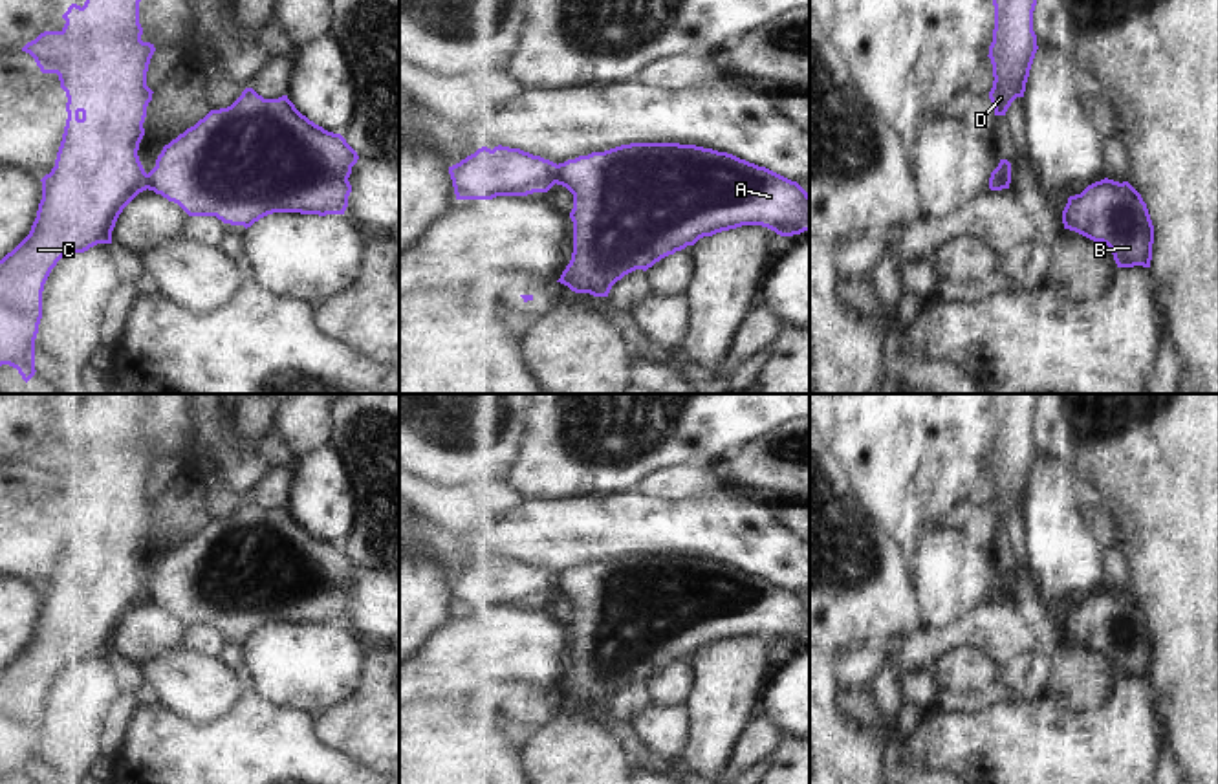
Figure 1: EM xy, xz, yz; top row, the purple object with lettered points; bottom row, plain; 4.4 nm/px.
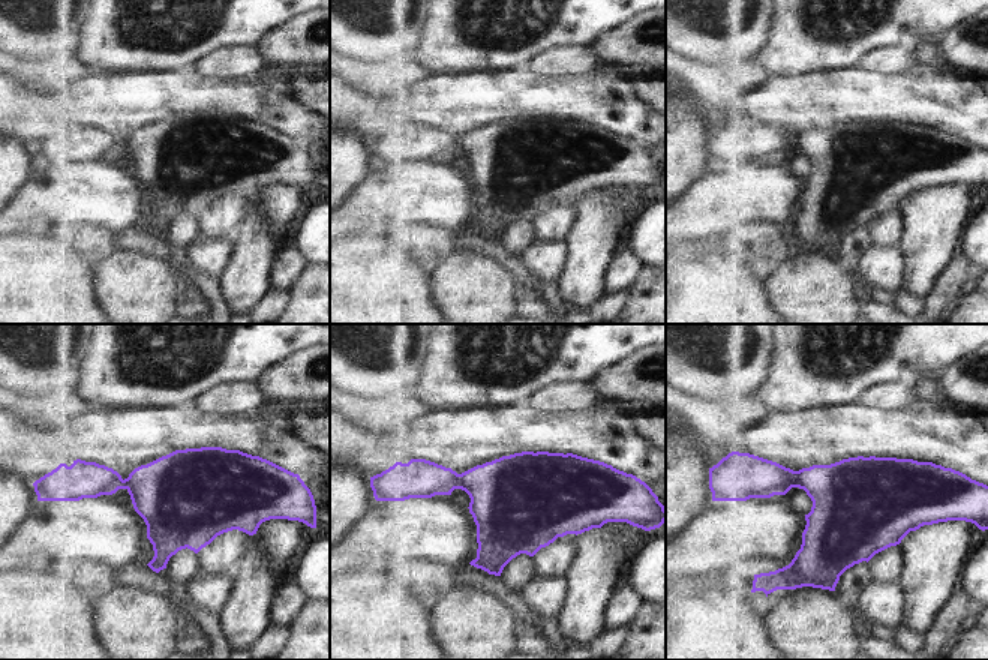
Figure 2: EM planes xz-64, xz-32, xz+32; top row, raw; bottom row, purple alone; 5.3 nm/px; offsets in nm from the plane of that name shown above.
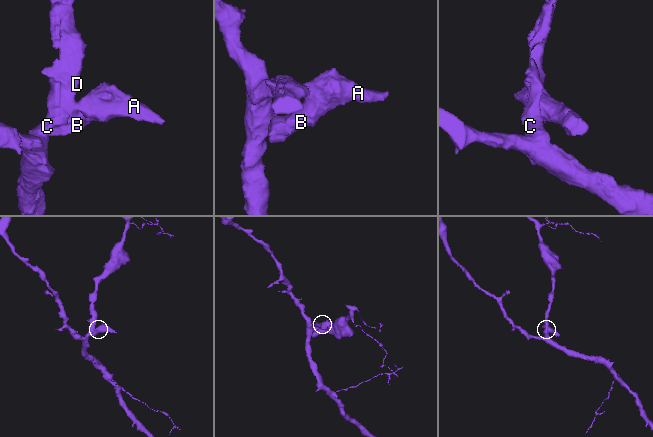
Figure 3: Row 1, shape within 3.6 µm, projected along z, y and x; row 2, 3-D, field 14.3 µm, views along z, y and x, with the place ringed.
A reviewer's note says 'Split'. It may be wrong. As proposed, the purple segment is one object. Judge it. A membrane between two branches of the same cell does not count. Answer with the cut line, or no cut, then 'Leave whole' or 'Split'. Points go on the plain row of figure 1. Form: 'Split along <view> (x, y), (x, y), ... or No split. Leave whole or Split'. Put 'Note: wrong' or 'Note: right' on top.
Note: right
Split along xz (555, 576), (557, 592). Split.

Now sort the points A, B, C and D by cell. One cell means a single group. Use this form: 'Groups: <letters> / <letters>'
Groups: A B / C D.

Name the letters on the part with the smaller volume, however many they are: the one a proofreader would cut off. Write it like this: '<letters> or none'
A, B

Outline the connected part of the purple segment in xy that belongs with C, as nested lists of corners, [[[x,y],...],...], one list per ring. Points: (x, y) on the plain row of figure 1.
[[[88,394],[86,397],[86,412],[84,416],[71,414],[68,421],[62,425],[66,430],[64,438],[60,441],[44,441],[35,451],[27,452],[22,462],[29,463],[42,484],[57,484],[60,491],[60,498],[66,502],[68,513],[66,513],[66,537],[62,544],[62,551],[57,562],[55,577],[49,584],[46,584],[42,592],[42,610],[38,614],[37,628],[31,636],[29,645],[0,670],[0,777],[9,775],[18,780],[18,784],[35,784],[35,749],[38,744],[38,735],[42,729],[42,702],[44,694],[51,683],[51,680],[57,676],[57,672],[70,665],[70,663],[84,663],[90,658],[97,654],[112,654],[112,641],[115,637],[115,632],[123,619],[143,601],[148,599],[147,583],[139,572],[137,561],[139,553],[145,546],[145,528],[147,528],[147,517],[152,511],[152,500],[147,496],[147,482],[150,469],[156,462],[154,454],[143,452],[143,438],[139,434],[139,412],[143,408],[147,394]]]

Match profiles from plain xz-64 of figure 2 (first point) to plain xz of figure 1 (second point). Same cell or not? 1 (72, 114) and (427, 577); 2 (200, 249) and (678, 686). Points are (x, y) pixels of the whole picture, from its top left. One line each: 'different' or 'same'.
1: different
2: different

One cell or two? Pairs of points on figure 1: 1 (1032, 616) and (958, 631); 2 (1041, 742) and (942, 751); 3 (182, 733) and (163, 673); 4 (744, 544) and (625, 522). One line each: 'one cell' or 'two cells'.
1: two cells
2: one cell
3: two cells
4: one cell

